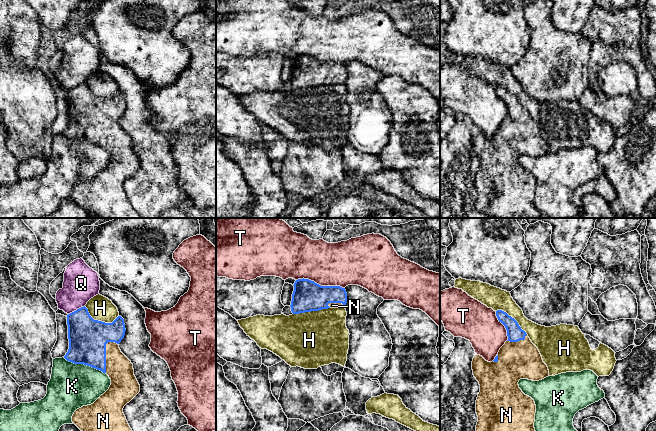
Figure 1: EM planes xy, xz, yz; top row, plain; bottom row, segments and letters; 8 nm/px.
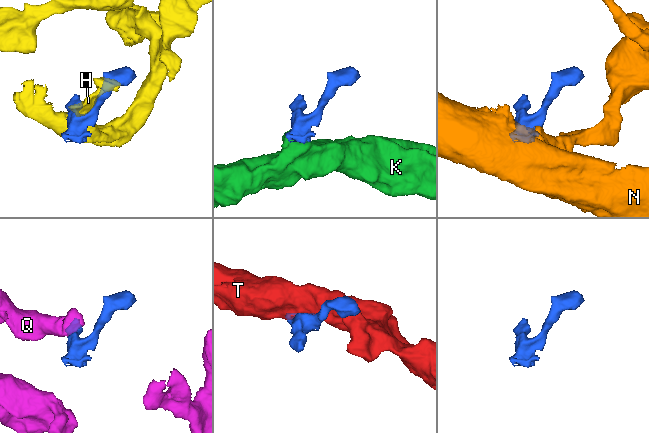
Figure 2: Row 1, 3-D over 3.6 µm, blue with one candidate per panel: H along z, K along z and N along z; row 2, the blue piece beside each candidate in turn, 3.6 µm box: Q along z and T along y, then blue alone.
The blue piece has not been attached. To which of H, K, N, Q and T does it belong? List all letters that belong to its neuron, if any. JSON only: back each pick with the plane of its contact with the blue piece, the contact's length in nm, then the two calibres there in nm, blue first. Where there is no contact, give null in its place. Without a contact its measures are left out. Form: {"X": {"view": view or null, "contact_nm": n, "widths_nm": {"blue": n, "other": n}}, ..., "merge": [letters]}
{"N": {"view": "xy", "contact_nm": 260, "widths_nm": {"blue": 300, "other": 220}}, "merge": ["N"]}

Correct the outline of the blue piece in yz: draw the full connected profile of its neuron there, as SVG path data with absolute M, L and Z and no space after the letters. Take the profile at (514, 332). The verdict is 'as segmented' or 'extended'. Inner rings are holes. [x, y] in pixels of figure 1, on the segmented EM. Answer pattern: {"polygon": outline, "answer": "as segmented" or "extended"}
{"polygon": "M497 310L496 316L505 326L508 340L492 362L477 354L472 361L473 375L480 385L476 400L476 431L535 431L535 402L522 392L518 382L520 379L542 380L549 376L548 367L538 348L514 318L502 310Z", "answer": "extended"}

